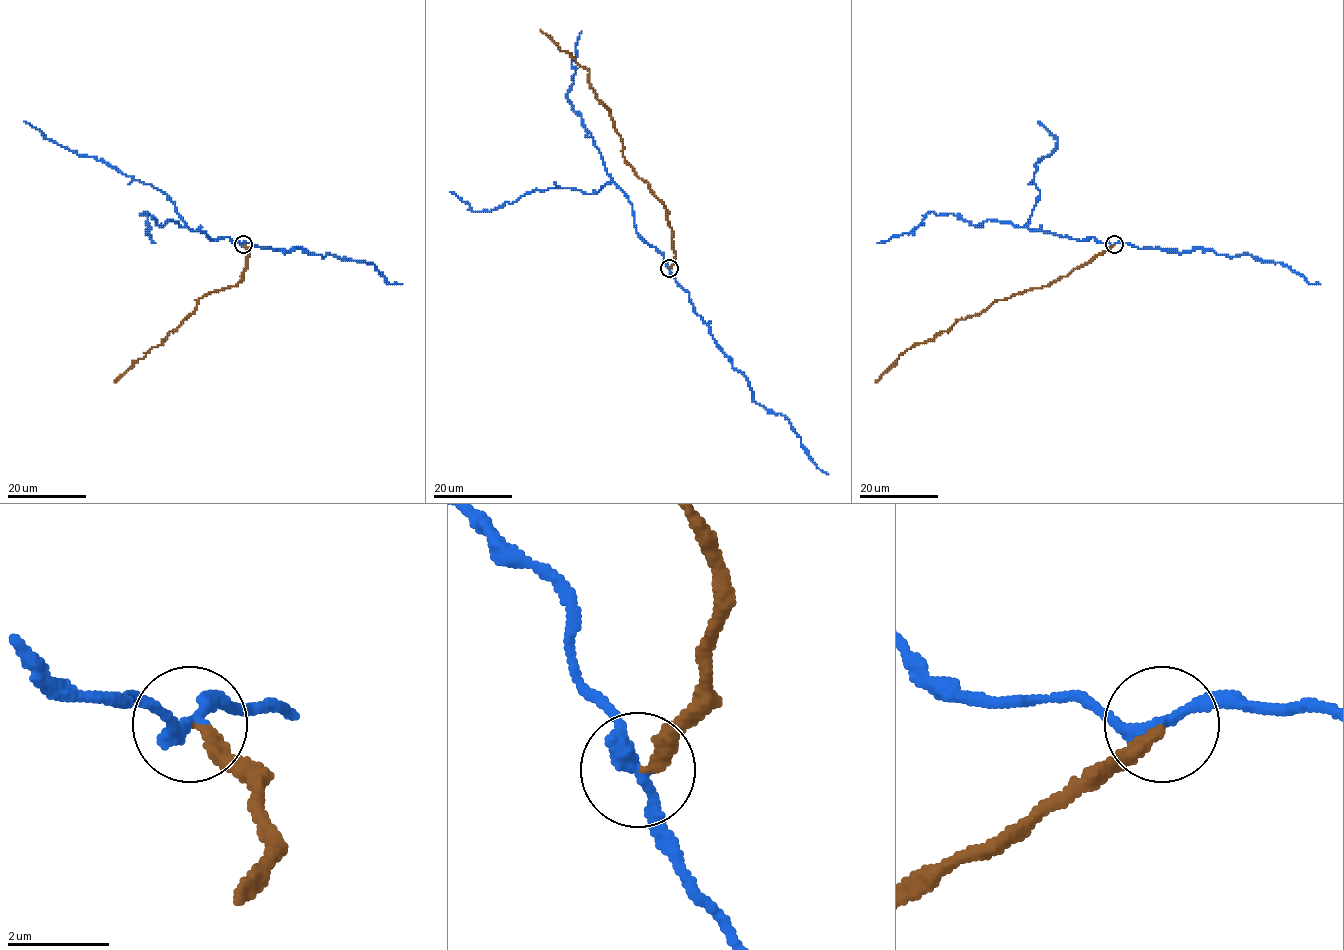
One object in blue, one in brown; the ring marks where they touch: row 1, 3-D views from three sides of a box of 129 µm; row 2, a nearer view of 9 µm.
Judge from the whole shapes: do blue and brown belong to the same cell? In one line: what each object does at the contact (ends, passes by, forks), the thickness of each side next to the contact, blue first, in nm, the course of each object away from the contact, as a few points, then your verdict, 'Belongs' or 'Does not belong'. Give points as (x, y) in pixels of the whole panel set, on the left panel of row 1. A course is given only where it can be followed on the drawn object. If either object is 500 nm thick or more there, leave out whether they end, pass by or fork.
At the ring blue passes by. At the ring brown ends. Thickness 280 nm (blue) against 240 nm. Course of blue: (243, 244), (228, 237), (212, 240), (205, 232), (191, 230), (166, 194), (99, 160), (70, 151), (23, 122). Course of brown: (243, 244), (249, 254), (238, 282), (197, 300), (195, 310), (170, 331), (163, 343), (152, 347), (115, 381). Does not belong

